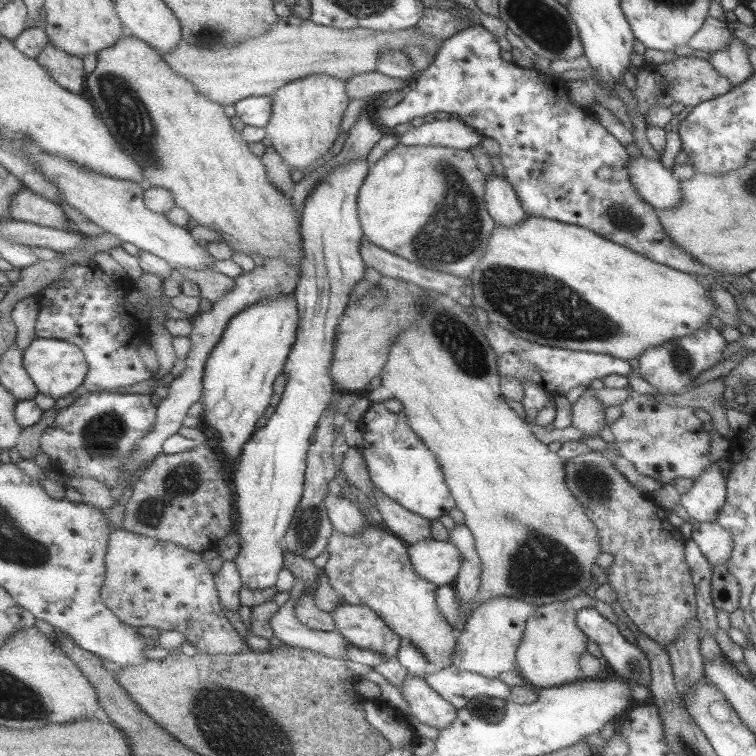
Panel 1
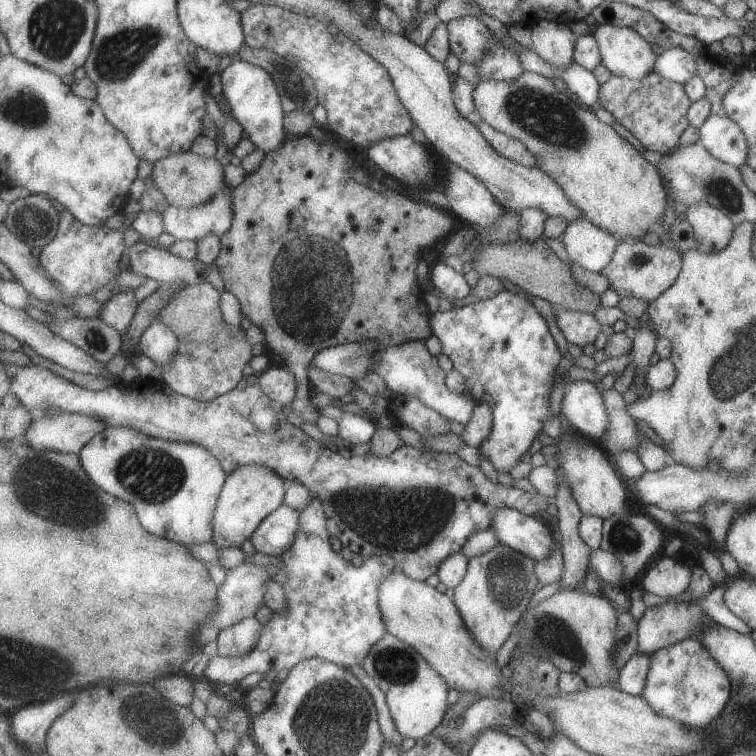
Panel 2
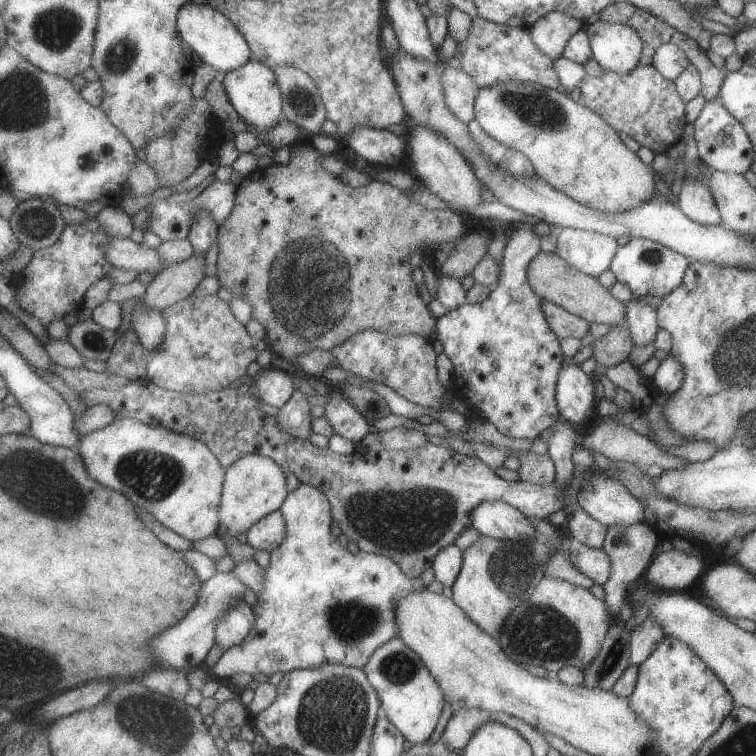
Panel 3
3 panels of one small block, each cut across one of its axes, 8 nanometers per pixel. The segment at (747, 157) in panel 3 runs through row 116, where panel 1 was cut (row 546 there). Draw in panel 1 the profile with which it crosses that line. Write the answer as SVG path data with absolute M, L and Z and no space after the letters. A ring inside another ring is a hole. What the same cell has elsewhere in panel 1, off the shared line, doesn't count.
M691 521L690 539L696 542L697 548L706 556L709 565L726 563L732 551L733 539L717 521Z

